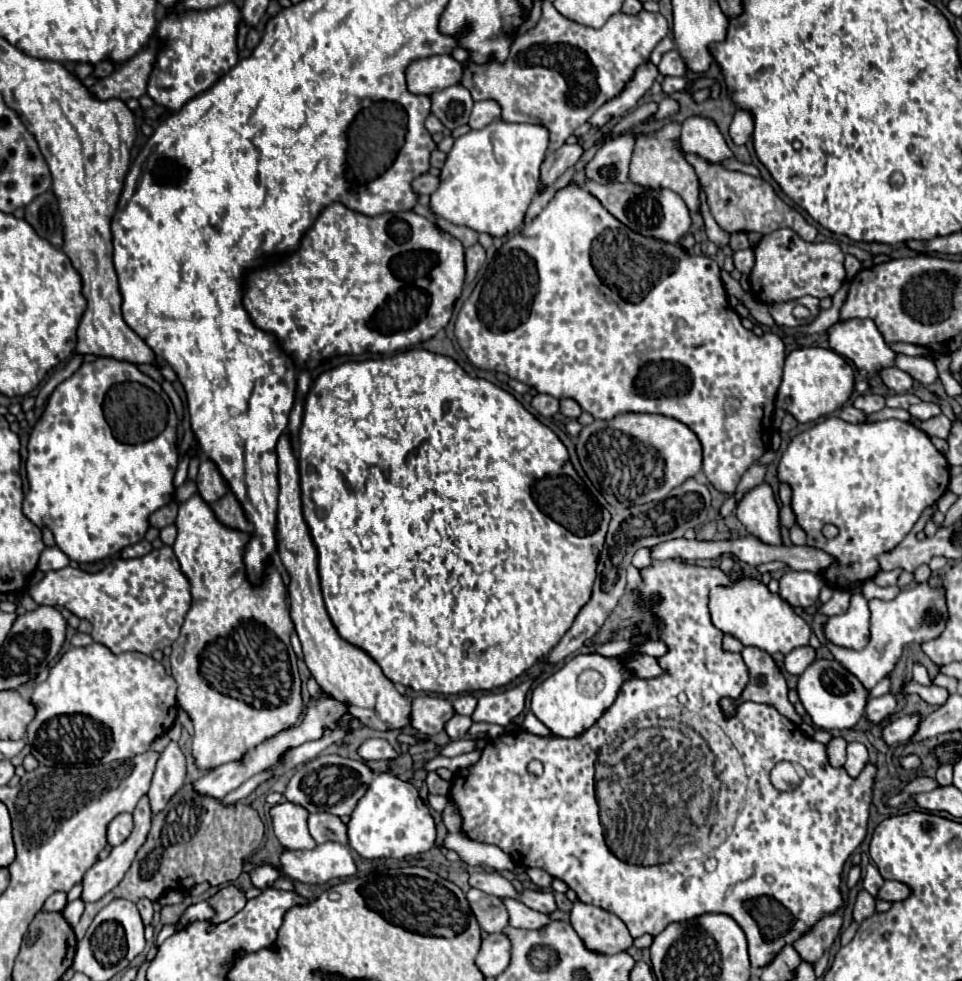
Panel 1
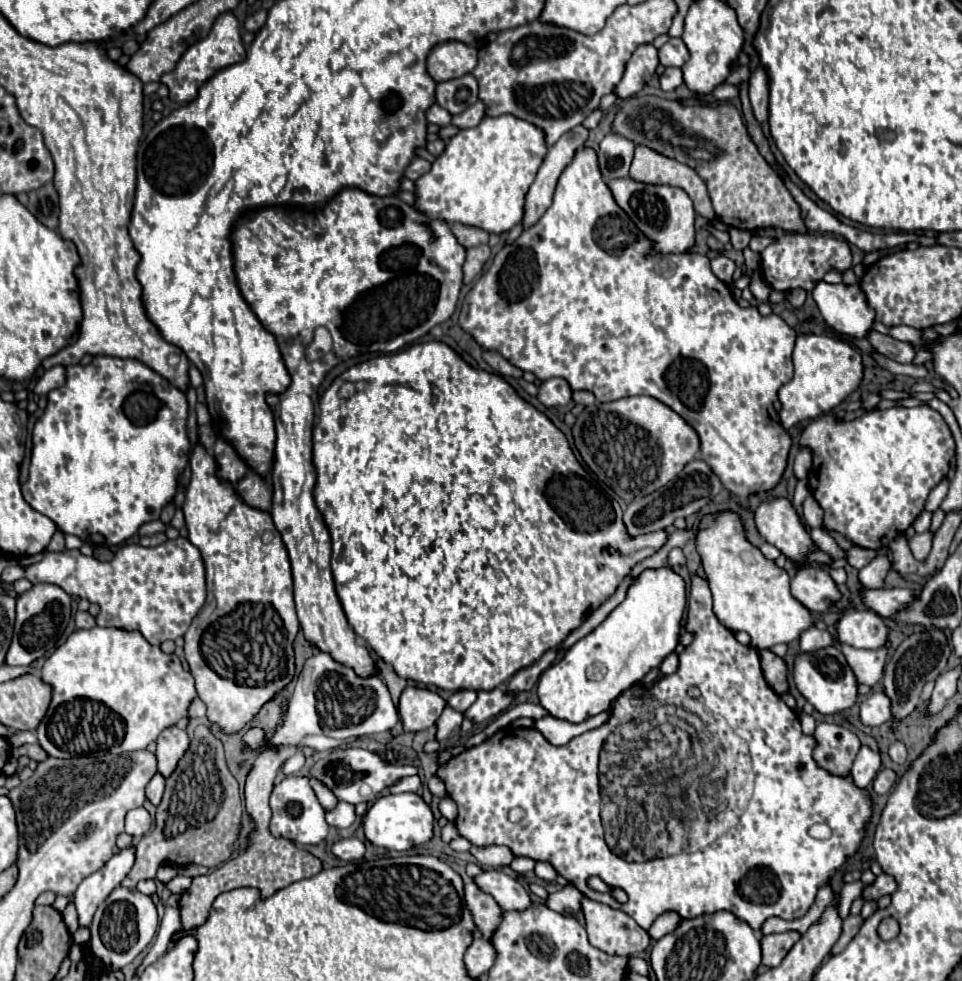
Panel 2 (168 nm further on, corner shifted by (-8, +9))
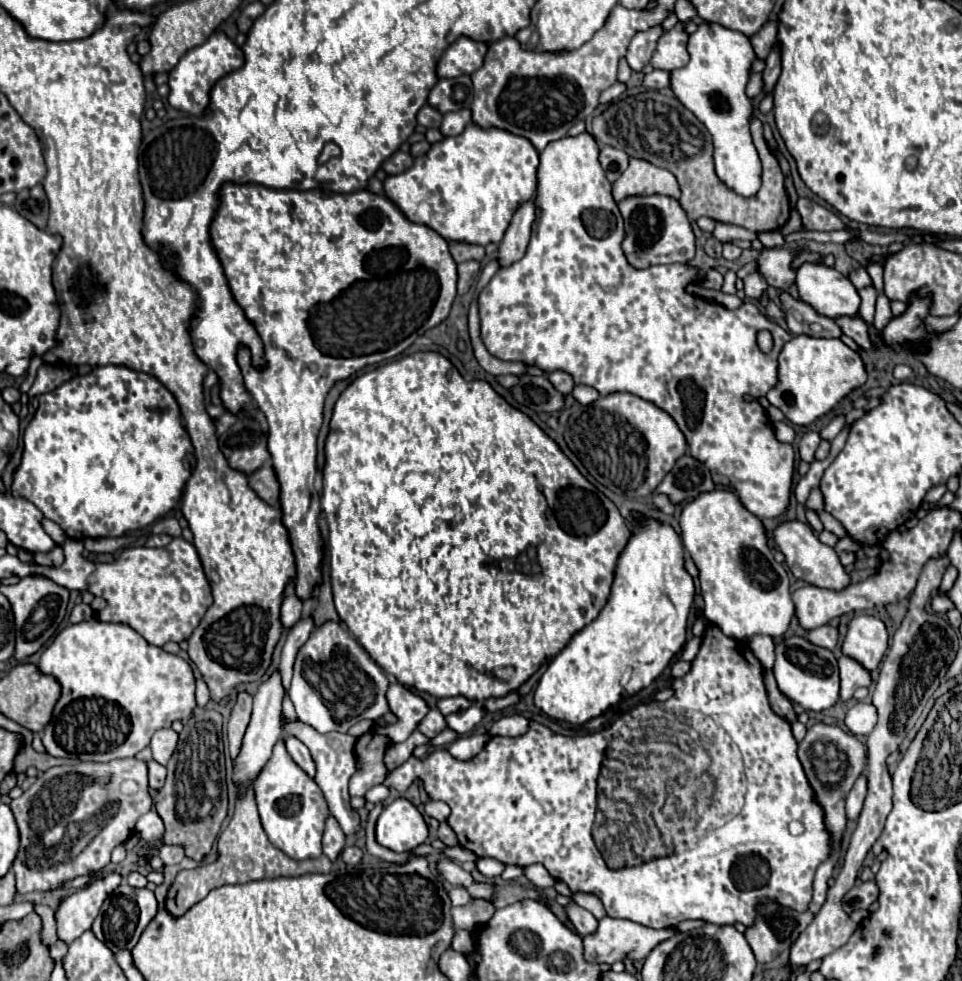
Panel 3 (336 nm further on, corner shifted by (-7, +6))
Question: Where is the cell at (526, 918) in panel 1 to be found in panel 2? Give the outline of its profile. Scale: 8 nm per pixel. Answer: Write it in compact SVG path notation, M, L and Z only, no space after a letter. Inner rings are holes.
M488 869L474 881L482 891L490 893L504 911L526 911L532 905L528 891L514 877L498 869Z

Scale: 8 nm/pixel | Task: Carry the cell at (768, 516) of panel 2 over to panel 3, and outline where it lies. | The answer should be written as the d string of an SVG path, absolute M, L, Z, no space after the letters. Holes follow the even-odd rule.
M797 520L783 522L773 532L773 540L777 542L779 550L785 554L785 562L795 574L795 578L805 580L811 586L827 588L827 590L845 590L845 586L851 584L851 576L845 572L843 564L839 562L837 552L831 546L825 546L823 542L819 542L819 538L813 534L809 524L801 524Z

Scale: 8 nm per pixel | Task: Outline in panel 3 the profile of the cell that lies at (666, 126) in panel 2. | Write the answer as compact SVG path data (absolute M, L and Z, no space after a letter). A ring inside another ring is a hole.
M657 90L623 96L617 102L611 102L605 112L593 118L591 134L597 142L625 150L631 158L641 158L673 172L681 186L679 204L689 220L707 216L717 222L743 226L757 234L767 230L781 230L783 224L789 220L791 206L783 186L783 172L777 158L771 154L769 146L763 140L763 124L759 120L753 120L751 134L763 162L763 186L753 198L743 198L719 182L713 170L713 144L709 132L675 96L665 96ZM687 180L691 180L691 184L687 184Z

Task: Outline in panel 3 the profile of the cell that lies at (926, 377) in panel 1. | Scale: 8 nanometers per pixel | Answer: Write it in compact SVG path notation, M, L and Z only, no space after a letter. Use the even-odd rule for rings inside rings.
M859 316L857 318L835 318L835 322L843 330L843 334L853 338L861 348L871 346L871 336L867 332L867 324Z

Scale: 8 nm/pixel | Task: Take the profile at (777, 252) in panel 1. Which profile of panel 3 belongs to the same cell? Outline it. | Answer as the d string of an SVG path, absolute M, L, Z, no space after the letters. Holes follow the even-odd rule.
M763 248L757 264L761 276L767 280L769 286L787 290L795 282L795 270L791 268L791 262L795 258L795 252L789 248Z

